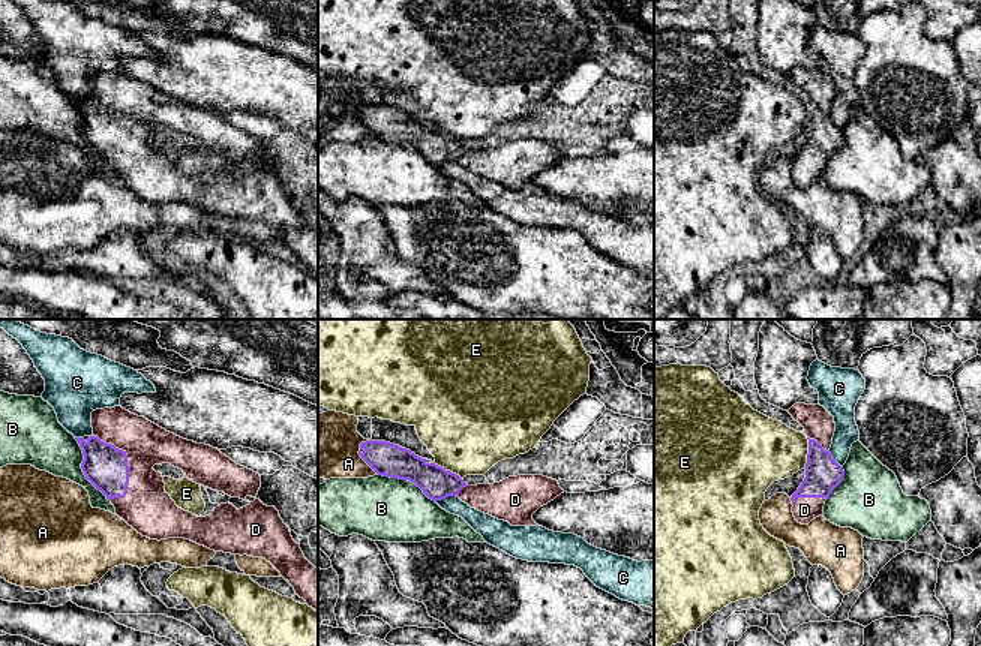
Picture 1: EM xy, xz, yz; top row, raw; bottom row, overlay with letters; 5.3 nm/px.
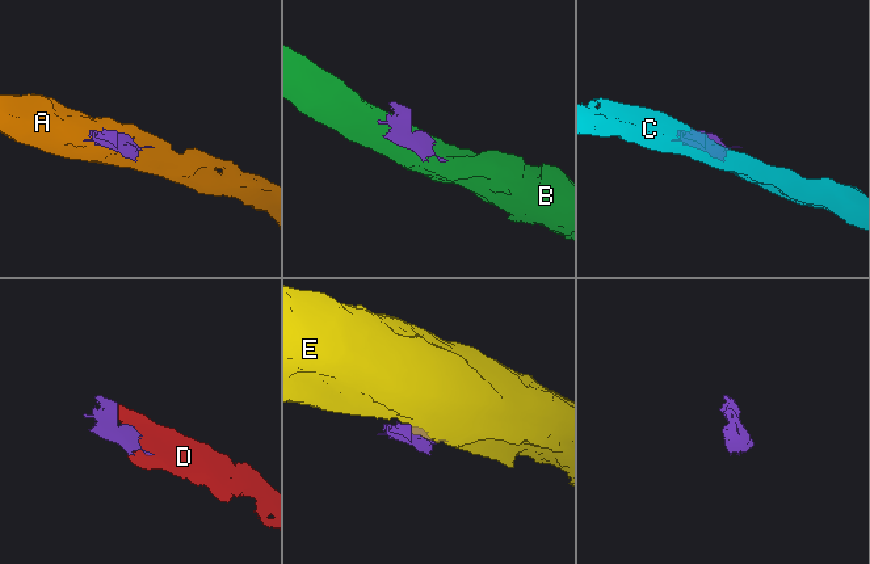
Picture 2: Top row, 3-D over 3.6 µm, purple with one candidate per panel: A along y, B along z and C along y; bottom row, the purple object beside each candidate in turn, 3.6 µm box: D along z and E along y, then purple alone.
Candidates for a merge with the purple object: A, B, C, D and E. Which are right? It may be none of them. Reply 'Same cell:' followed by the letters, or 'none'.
Same cell: D

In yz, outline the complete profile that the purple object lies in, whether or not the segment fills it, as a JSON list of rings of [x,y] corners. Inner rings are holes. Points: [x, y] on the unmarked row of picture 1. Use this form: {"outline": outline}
{"outline": [[[795,67],[788,76],[804,91],[808,103],[806,142],[790,162],[795,184],[808,189],[824,178],[825,165],[843,145],[844,135],[830,117],[836,96],[834,81],[819,67]]]}

